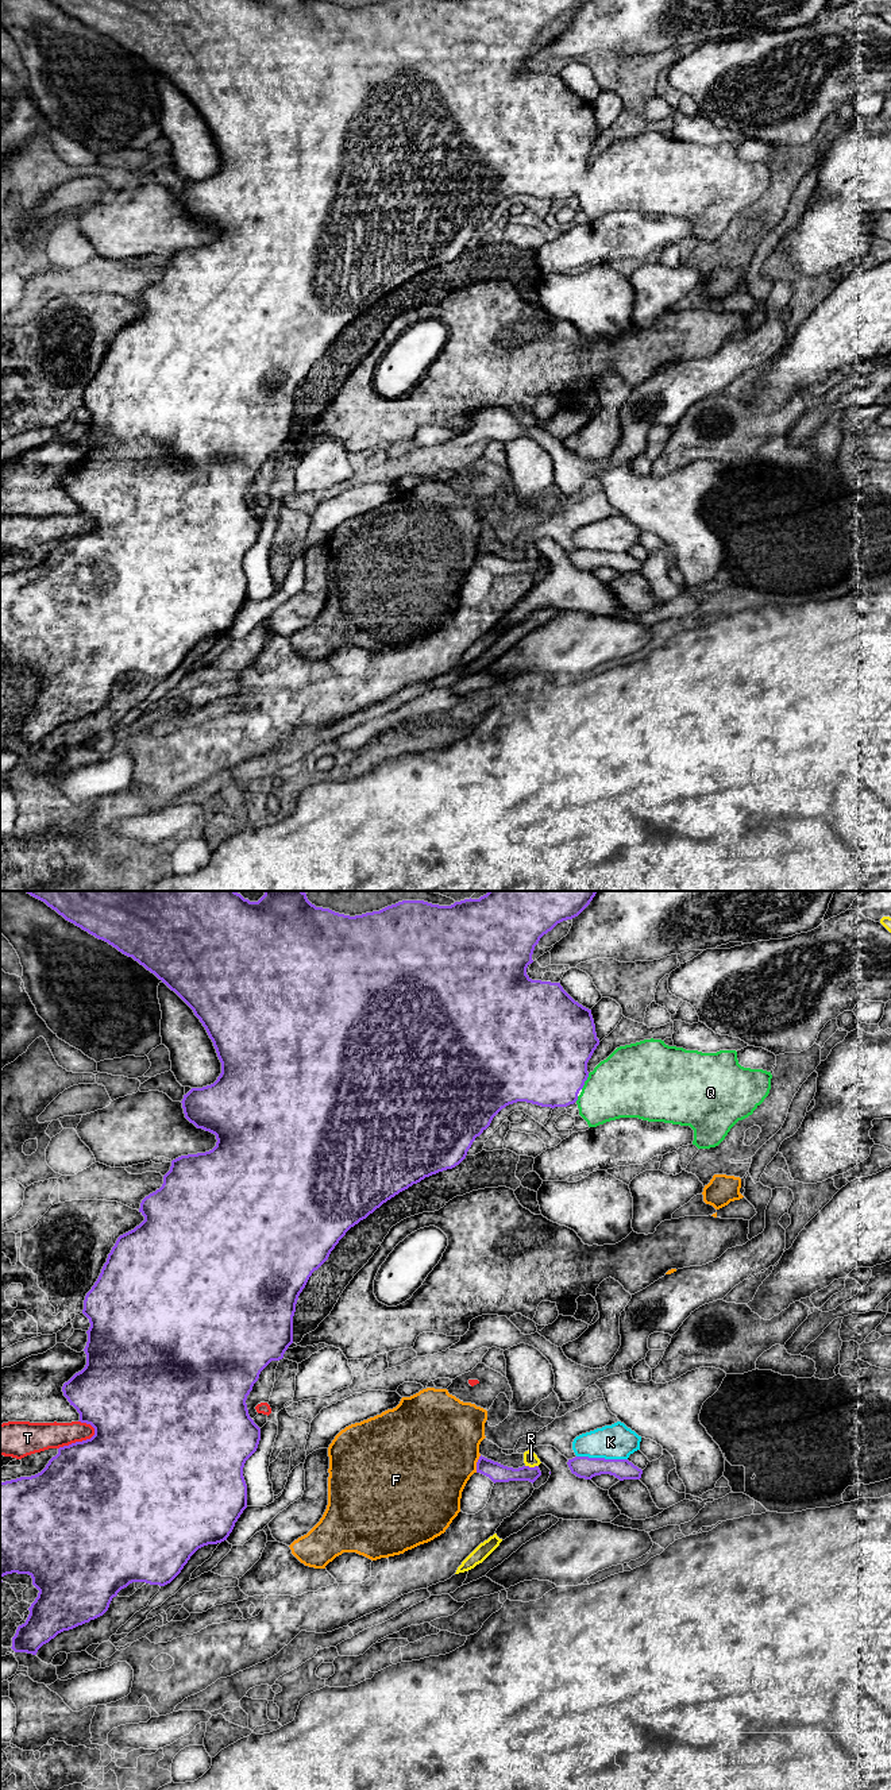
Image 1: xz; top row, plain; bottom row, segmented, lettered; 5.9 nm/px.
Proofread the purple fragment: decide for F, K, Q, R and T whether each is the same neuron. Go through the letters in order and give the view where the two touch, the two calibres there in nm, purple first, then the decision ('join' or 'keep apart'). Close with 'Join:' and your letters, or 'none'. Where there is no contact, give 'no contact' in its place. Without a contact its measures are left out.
F: xz | 110/500 nm | keep apart
K: xz | 130/200 nm | keep apart
Q: xz | 480/400 nm | join
R: xz | 110/90 nm | keep apart
T: xz | 500/180 nm | keep apart
Join: Q

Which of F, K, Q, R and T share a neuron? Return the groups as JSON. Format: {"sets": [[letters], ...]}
{"sets": [["F"], ["K"], ["Q"], ["R"], ["T"]]}

